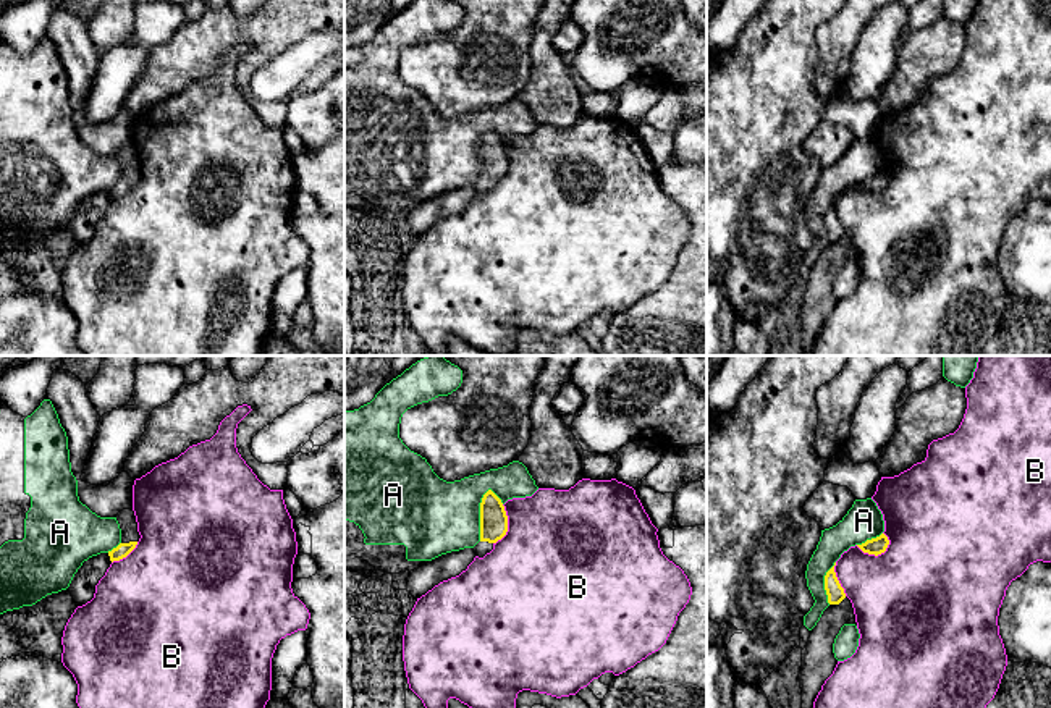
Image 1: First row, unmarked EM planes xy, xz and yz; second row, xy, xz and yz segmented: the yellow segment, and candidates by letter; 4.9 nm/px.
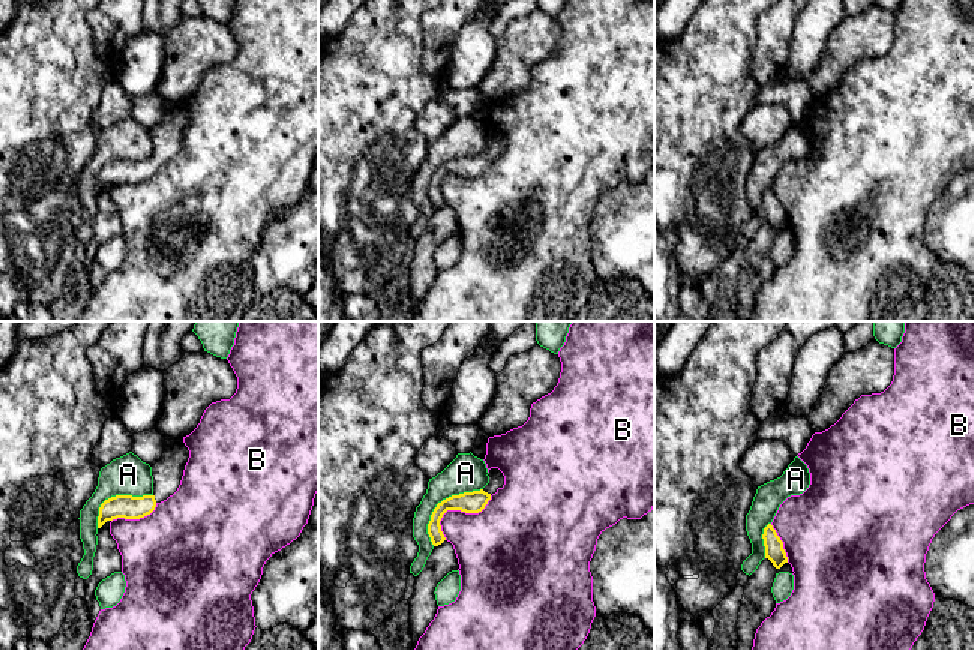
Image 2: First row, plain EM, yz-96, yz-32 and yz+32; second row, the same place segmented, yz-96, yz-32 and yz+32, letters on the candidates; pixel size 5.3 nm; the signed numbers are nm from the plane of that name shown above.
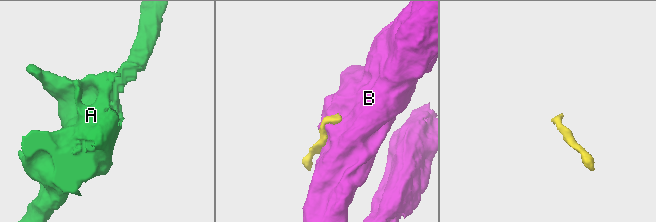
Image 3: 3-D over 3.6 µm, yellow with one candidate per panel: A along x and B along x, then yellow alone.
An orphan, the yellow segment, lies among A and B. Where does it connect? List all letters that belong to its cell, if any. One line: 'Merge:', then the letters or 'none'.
Merge: none

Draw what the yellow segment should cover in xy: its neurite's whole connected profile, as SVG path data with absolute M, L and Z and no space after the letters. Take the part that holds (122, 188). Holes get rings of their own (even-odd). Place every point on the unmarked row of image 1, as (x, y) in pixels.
M123 147L115 155L121 166L121 181L108 189L112 200L126 196L136 186L141 176L133 147Z

